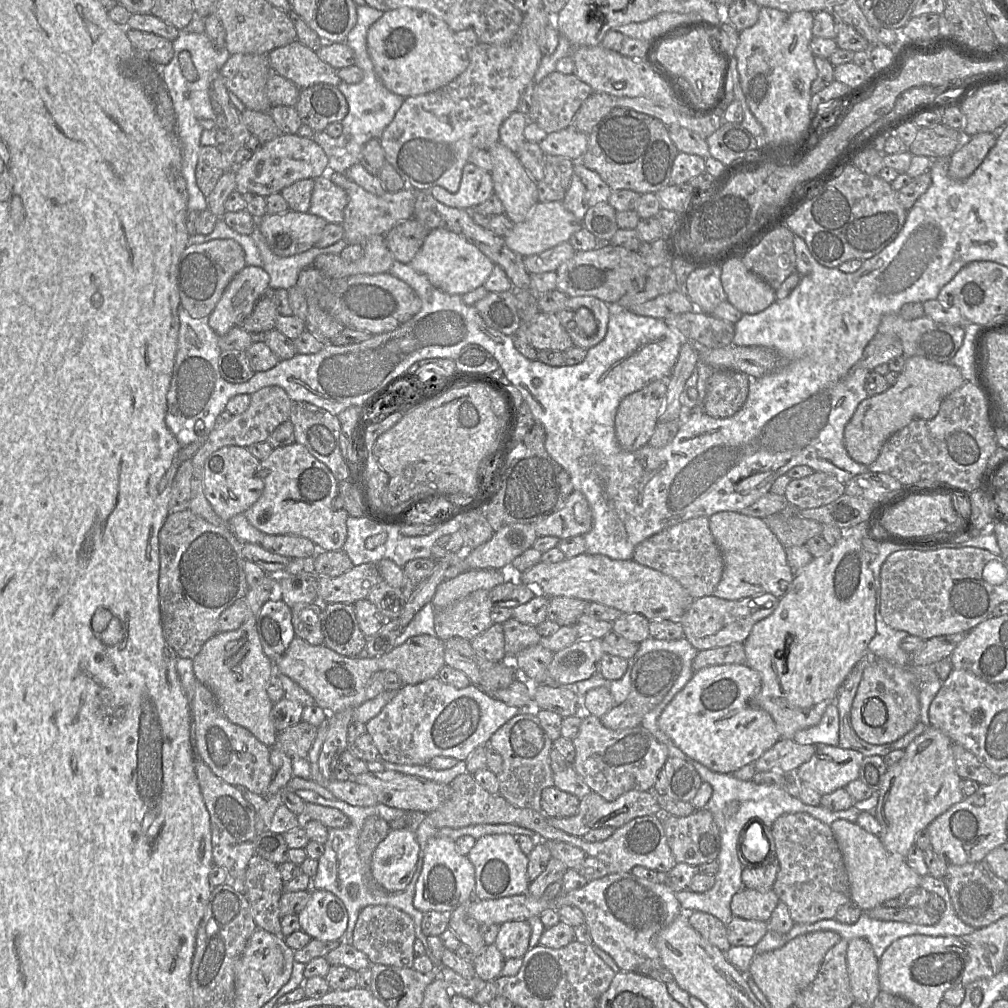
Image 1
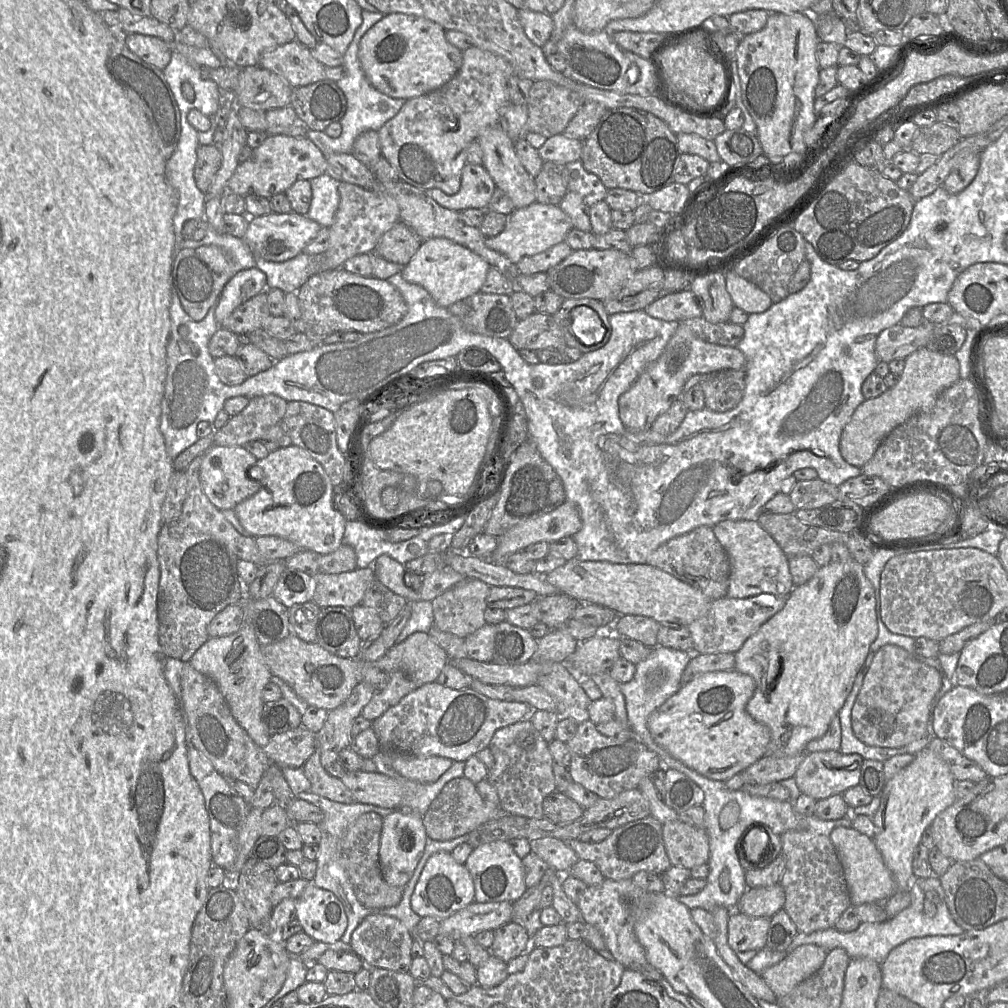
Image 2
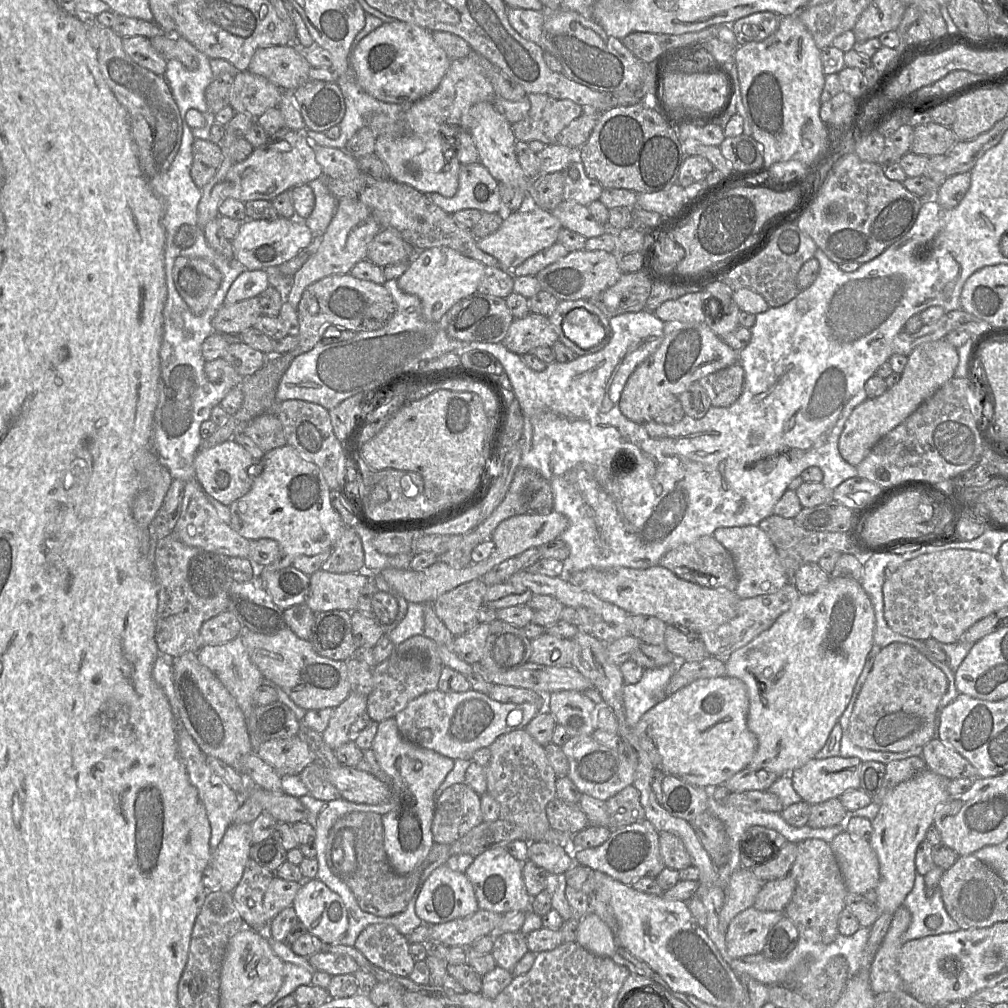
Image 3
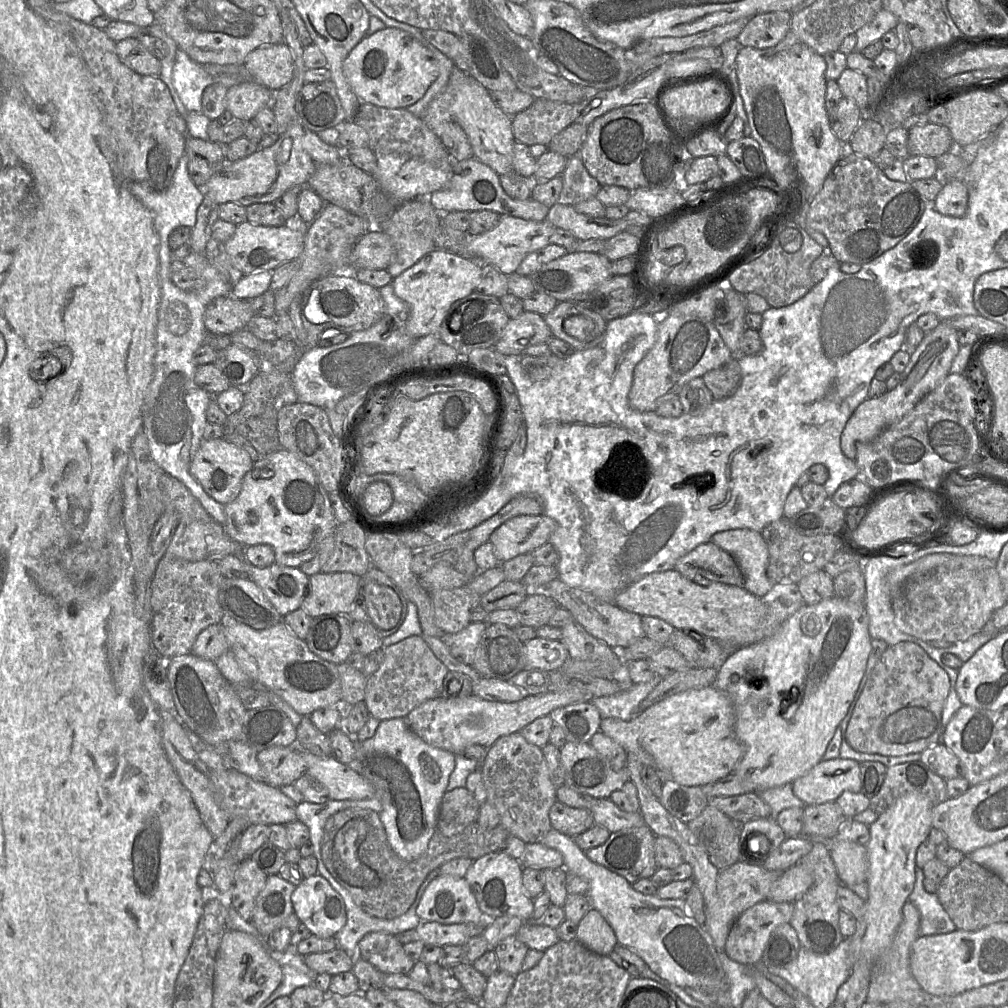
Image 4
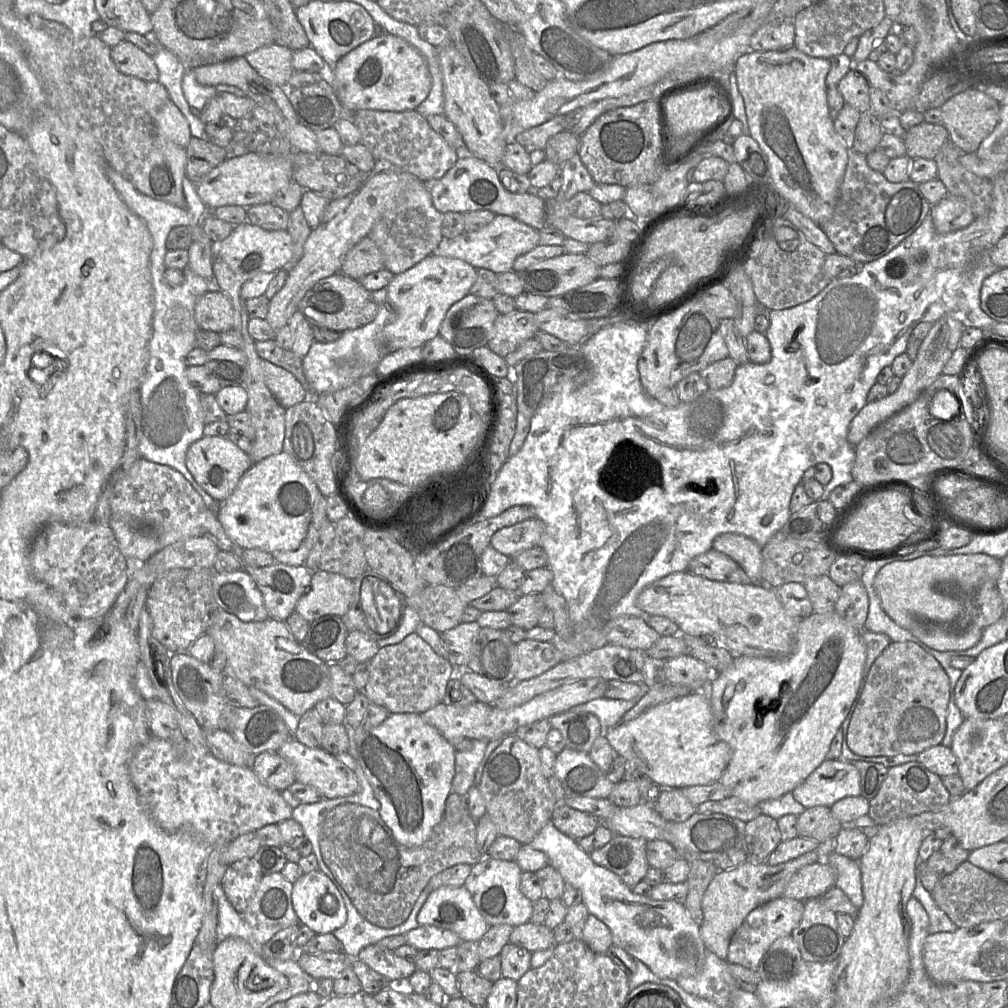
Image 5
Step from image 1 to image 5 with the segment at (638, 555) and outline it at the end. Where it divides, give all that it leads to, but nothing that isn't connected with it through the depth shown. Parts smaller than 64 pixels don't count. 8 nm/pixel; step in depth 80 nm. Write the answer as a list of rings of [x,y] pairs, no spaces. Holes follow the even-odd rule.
[[[713,548],[694,557],[689,563],[688,572],[713,581],[752,584],[744,570],[733,559]]]

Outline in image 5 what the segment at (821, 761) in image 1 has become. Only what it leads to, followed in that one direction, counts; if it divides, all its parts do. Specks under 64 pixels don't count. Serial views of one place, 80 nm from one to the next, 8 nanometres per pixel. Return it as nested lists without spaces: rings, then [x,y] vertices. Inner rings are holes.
[[[825,760],[791,793],[805,808],[831,807],[844,797],[861,795],[860,773],[851,762]]]

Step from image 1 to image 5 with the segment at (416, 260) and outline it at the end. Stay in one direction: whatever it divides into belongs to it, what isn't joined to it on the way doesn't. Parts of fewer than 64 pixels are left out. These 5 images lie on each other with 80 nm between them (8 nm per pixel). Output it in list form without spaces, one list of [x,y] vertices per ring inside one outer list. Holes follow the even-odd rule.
[[[431,254],[407,271],[394,276],[387,285],[389,302],[396,317],[380,333],[383,356],[403,348],[422,347],[439,334],[448,309],[469,294],[477,280],[477,269],[457,259]]]

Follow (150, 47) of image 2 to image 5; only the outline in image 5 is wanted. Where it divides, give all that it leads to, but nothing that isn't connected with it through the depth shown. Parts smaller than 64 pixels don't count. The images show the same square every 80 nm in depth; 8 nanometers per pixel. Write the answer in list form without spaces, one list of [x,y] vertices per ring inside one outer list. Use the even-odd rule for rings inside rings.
[[[122,41],[111,48],[111,59],[119,72],[144,81],[157,81],[158,69],[151,56],[133,45]]]

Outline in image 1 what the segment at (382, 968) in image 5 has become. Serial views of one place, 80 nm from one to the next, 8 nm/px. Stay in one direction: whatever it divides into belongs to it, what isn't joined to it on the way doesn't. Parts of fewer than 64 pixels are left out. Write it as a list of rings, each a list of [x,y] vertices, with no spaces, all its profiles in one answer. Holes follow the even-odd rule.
[[[368,905],[358,915],[351,944],[363,952],[371,964],[411,968],[415,959],[413,945],[416,940],[413,919],[400,909],[387,905]]]

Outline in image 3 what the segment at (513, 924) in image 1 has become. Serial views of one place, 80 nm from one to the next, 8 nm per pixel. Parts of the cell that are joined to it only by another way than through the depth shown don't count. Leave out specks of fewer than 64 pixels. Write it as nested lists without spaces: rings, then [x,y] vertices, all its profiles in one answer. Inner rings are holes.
[[[505,932],[494,937],[491,954],[498,966],[511,972],[528,950],[526,936],[522,932]]]

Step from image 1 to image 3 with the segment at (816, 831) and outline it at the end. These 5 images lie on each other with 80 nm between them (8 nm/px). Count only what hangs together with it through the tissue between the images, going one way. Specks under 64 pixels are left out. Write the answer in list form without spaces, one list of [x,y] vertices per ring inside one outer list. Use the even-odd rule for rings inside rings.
[[[815,838],[797,843],[797,856],[788,875],[794,878],[796,887],[784,913],[797,928],[799,938],[815,943],[832,943],[840,934],[838,921],[846,908],[848,891],[830,844]]]

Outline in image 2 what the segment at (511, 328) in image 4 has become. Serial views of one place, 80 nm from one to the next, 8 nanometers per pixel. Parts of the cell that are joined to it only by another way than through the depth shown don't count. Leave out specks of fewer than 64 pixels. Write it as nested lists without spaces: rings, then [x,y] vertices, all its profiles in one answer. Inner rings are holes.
[[[540,312],[519,320],[508,340],[517,350],[562,349],[567,346],[553,315]]]

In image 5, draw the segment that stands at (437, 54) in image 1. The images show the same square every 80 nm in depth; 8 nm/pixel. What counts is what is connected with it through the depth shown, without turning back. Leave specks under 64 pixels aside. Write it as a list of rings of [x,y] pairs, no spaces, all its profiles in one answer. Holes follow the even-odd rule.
[[[385,33],[376,36],[343,56],[329,72],[329,82],[339,102],[350,111],[415,110],[428,96],[432,77],[421,53],[399,36]]]

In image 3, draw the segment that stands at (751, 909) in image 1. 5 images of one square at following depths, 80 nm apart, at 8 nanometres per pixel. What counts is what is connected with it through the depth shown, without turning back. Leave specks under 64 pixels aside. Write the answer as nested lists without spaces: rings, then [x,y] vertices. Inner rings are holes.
[[[793,877],[766,882],[757,894],[753,907],[760,911],[782,911],[790,902],[795,891],[796,882]]]

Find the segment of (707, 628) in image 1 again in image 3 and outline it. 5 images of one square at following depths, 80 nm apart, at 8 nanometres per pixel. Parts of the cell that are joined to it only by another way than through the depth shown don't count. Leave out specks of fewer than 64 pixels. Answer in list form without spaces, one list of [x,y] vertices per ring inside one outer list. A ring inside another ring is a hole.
[[[788,583],[772,594],[739,599],[737,614],[733,619],[714,630],[699,633],[708,654],[721,659],[728,658],[734,651],[747,645],[762,632],[768,630],[783,613],[791,608],[799,596],[800,593],[794,584]]]

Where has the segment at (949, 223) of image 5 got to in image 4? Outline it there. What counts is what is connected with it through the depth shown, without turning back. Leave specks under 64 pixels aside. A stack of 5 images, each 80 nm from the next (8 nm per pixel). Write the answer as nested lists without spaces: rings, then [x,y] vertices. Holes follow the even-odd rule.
[[[959,180],[943,183],[935,199],[936,210],[947,216],[963,217],[968,210],[968,187]]]

